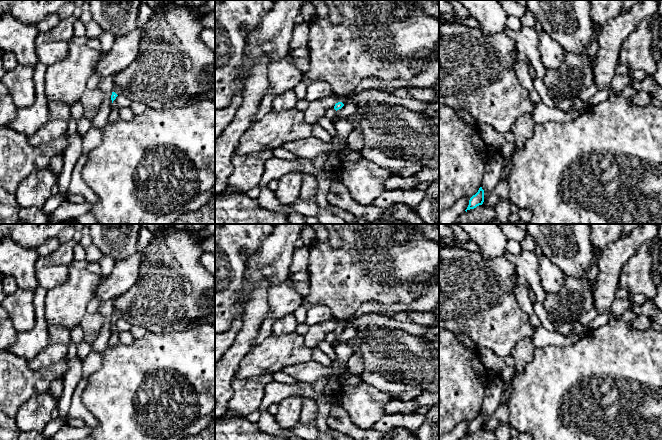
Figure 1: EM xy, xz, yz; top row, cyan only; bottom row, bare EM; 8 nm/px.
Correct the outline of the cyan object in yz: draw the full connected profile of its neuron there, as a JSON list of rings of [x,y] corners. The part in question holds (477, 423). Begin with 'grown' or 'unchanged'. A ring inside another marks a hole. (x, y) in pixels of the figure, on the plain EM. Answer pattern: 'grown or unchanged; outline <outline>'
unchanged; outline [[[480,411],[478,416],[470,422],[469,429],[465,435],[467,436],[470,433],[474,433],[477,430],[482,429],[483,426],[484,426],[484,414],[482,413],[482,411]]]

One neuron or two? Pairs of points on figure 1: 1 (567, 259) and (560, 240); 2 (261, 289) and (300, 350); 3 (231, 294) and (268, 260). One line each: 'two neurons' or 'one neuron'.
1: one neuron
2: two neurons
3: two neurons

